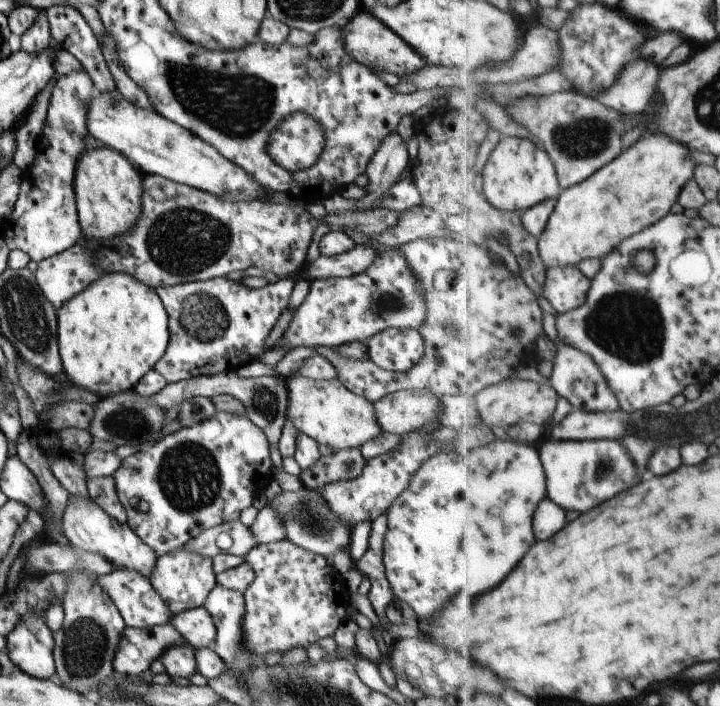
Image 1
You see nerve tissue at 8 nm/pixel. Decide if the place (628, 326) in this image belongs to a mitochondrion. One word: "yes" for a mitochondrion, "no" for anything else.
yes

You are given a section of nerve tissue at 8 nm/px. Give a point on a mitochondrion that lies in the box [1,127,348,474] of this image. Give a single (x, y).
(184, 240)

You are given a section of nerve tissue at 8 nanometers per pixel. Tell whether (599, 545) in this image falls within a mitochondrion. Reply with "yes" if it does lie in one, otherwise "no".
no

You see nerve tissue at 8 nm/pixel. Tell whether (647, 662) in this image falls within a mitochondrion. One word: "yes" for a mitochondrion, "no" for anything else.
no

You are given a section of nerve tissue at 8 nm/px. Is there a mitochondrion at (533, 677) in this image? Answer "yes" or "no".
no

